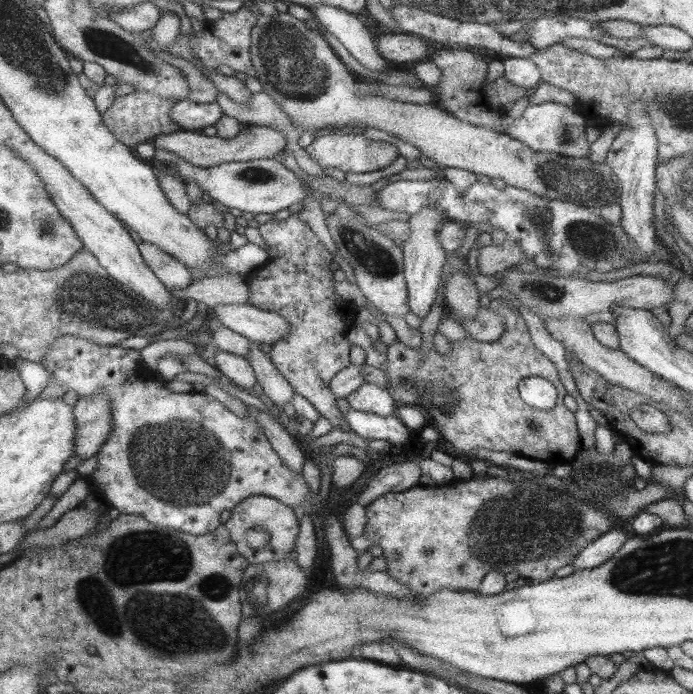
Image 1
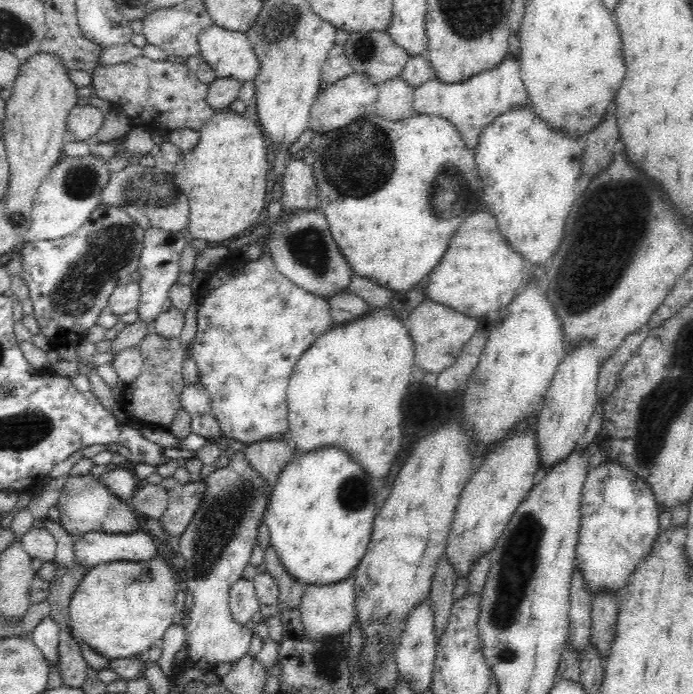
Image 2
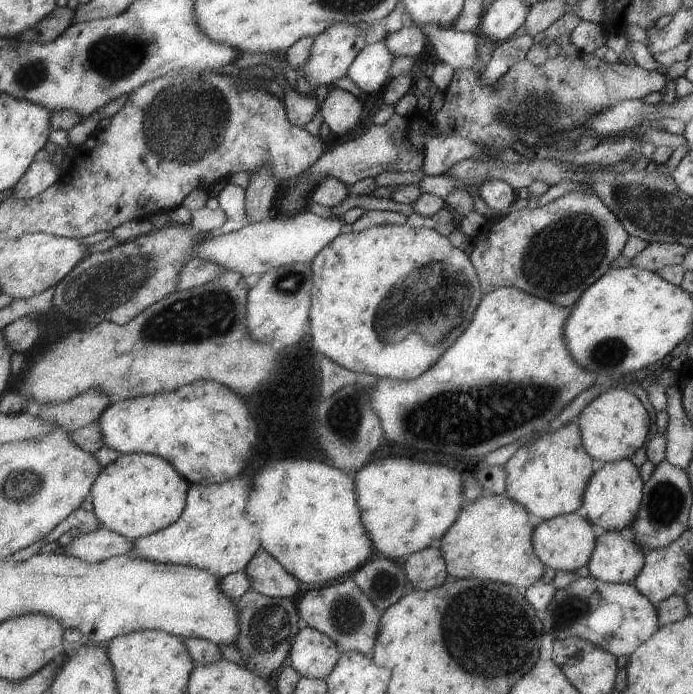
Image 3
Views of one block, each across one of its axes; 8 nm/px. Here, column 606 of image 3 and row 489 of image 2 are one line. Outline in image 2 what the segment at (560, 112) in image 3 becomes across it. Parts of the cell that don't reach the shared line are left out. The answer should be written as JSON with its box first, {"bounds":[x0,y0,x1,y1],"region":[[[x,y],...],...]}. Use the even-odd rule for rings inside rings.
{"bounds":[56,473,141,537],"region":[[[88,473],[71,476],[61,488],[56,506],[61,525],[72,535],[79,537],[87,532],[131,533],[140,530],[141,517],[134,513],[128,501],[118,498],[97,477]]]}

